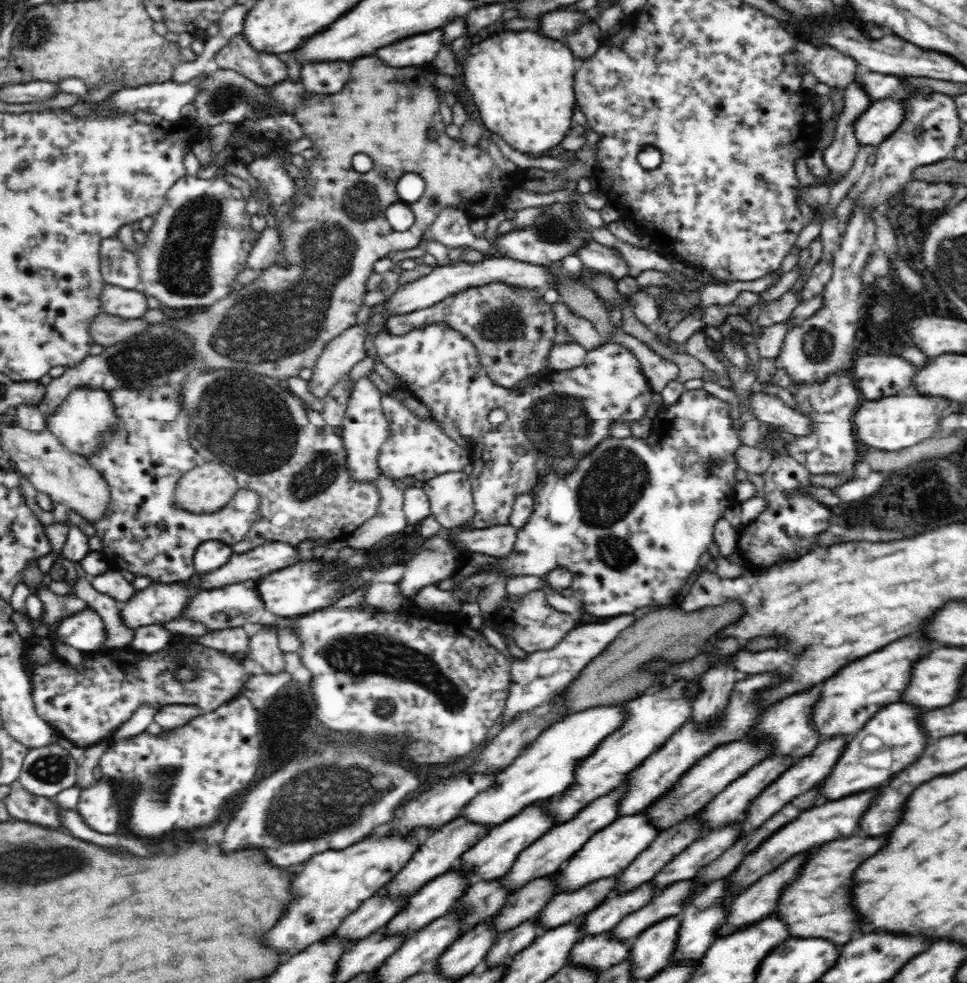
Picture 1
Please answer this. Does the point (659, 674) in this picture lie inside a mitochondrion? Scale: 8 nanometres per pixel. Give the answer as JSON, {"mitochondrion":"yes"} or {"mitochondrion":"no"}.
{"mitochondrion":"no"}

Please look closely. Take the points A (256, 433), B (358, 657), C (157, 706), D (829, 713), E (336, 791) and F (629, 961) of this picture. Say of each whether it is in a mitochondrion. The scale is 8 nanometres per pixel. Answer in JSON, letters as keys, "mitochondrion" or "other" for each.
{"A":"mitochondrion","B":"mitochondrion","C":"other","D":"mitochondrion","E":"mitochondrion","F":"other"}

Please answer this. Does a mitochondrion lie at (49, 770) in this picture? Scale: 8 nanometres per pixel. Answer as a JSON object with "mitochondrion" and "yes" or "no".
{"mitochondrion":"yes"}

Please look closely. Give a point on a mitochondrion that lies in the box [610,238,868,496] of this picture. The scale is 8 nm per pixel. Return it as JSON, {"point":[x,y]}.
{"point":[817,344]}

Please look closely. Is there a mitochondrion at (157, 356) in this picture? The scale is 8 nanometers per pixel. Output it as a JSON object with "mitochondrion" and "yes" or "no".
{"mitochondrion":"yes"}

